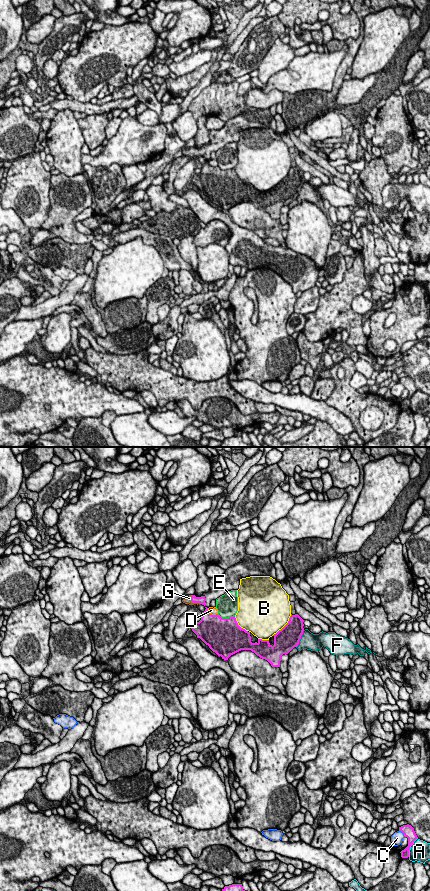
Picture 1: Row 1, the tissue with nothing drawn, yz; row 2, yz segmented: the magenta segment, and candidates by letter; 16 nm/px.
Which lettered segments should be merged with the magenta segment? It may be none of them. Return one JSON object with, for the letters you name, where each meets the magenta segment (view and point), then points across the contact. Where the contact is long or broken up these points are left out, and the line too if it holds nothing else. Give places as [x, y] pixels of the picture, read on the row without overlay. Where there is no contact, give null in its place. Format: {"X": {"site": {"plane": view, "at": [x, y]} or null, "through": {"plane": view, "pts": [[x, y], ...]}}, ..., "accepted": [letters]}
{"G": {"site": {"plane": "yz", "at": [192, 154]}, "through": {"plane": "yz", "pts": [[201, 152], [192, 154], [187, 152]]}}, "accepted": ["G"]}

